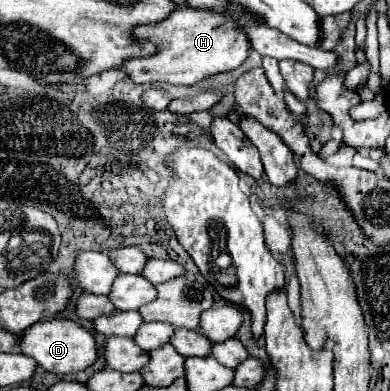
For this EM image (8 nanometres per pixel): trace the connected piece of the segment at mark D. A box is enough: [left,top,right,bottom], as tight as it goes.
[17,318,99,374]

